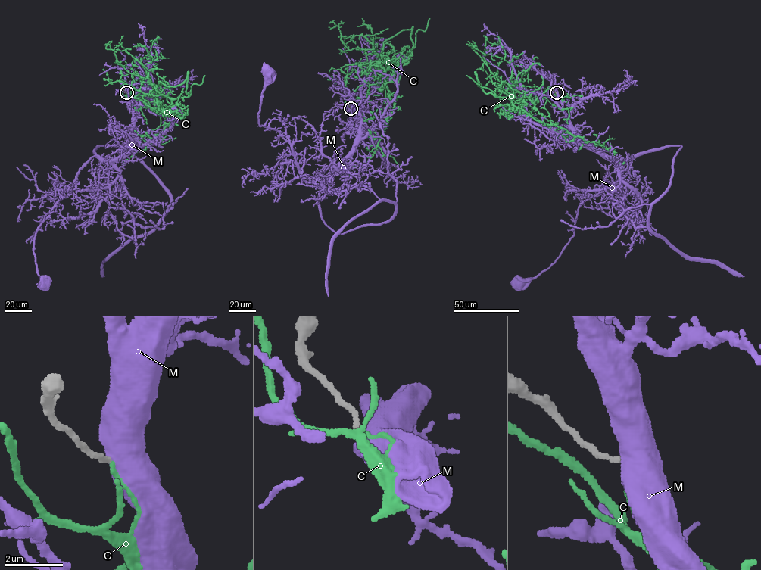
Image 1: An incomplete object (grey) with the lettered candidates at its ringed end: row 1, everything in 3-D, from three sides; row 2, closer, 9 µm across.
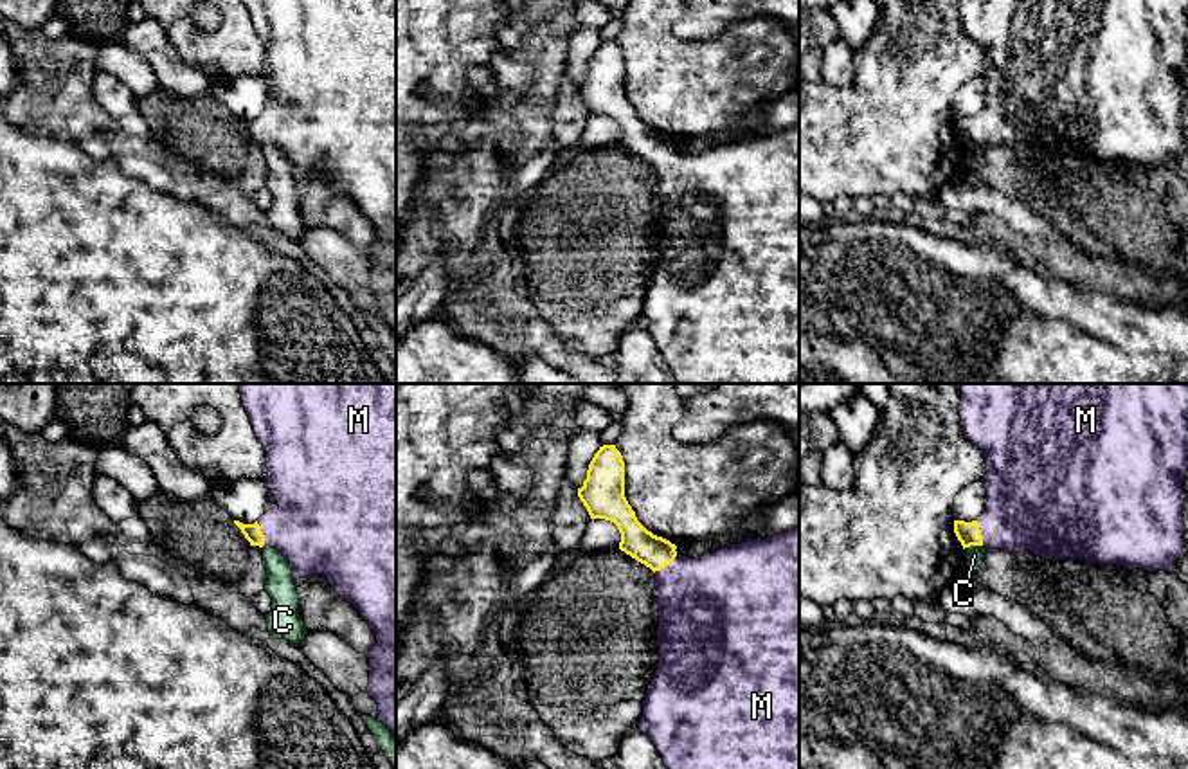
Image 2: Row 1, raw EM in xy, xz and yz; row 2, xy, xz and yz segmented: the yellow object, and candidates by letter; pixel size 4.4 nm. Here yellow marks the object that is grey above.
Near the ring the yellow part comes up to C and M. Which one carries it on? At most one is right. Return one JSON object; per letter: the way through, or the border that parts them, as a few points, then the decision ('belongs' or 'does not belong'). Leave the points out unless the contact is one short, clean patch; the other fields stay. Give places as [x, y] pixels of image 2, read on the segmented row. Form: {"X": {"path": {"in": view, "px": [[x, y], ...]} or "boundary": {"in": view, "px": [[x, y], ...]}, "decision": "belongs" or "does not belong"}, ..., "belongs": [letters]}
{"C": {"boundary": {"in": "yz", "px": [[981, 544], [963, 548]]}, "decision": "does not belong"}, "M": {"path": {"in": "yz", "px": [[969, 533], [980, 532], [999, 528], [1030, 508]]}, "decision": "belongs"}, "belongs": ["M"]}

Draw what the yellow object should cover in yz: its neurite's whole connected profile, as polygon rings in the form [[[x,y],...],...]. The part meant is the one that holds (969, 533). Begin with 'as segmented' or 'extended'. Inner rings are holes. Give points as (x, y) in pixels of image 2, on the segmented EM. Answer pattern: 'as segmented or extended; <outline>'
extended; [[[961,384],[961,427],[967,439],[985,450],[986,510],[972,522],[954,520],[954,533],[963,549],[983,546],[1006,553],[1030,551],[1046,560],[1080,558],[1085,564],[1121,565],[1129,571],[1170,571],[1184,549],[1183,481],[1188,470],[1188,384]]]

